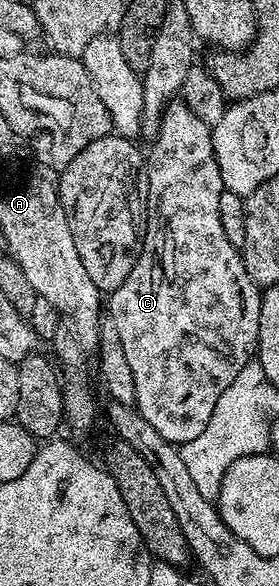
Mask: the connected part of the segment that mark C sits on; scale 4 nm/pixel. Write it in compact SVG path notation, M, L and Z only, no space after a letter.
M173 101L169 103L164 110L164 115L160 121L159 133L151 142L146 157L146 166L148 168L148 193L146 196L146 226L142 231L142 242L140 244L140 256L130 269L130 277L118 285L118 289L111 292L106 299L106 315L114 325L118 333L118 341L122 345L122 353L126 353L126 365L130 365L130 377L134 385L136 410L158 429L166 441L177 445L183 445L194 441L210 425L210 413L214 413L214 405L218 405L218 397L247 363L253 362L256 355L256 342L260 332L260 296L261 288L257 287L250 273L246 273L243 254L234 246L230 245L226 233L222 233L222 217L218 217L218 201L225 190L222 174L219 172L217 160L213 151L211 142L211 128L204 122L198 120L194 113L190 112L188 106L182 101Z

